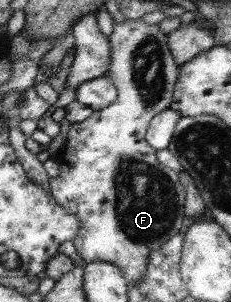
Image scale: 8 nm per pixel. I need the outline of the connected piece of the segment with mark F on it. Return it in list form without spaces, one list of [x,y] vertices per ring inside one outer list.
[[[142,18],[119,22],[114,24],[113,32],[108,36],[108,38],[111,51],[108,66],[104,75],[113,82],[113,85],[116,85],[116,88],[118,89],[117,99],[112,105],[101,110],[95,110],[91,117],[85,119],[85,121],[70,123],[64,148],[62,148],[57,155],[53,156],[54,160],[60,165],[60,172],[57,177],[49,178],[50,194],[55,198],[55,201],[57,201],[59,205],[62,205],[66,210],[73,212],[79,218],[80,228],[78,229],[73,243],[83,263],[106,261],[118,265],[122,269],[128,285],[133,284],[136,286],[144,276],[149,254],[151,254],[152,251],[159,249],[170,237],[179,234],[181,229],[185,229],[185,225],[183,225],[183,219],[186,218],[184,210],[186,198],[185,188],[180,182],[177,171],[161,164],[156,158],[156,149],[151,147],[149,142],[145,140],[147,128],[153,117],[163,112],[165,109],[168,109],[171,104],[172,95],[175,91],[176,81],[180,72],[180,66],[174,60],[174,55],[171,53],[171,50],[167,45],[168,34],[161,31],[159,24],[150,25],[143,21]]]

